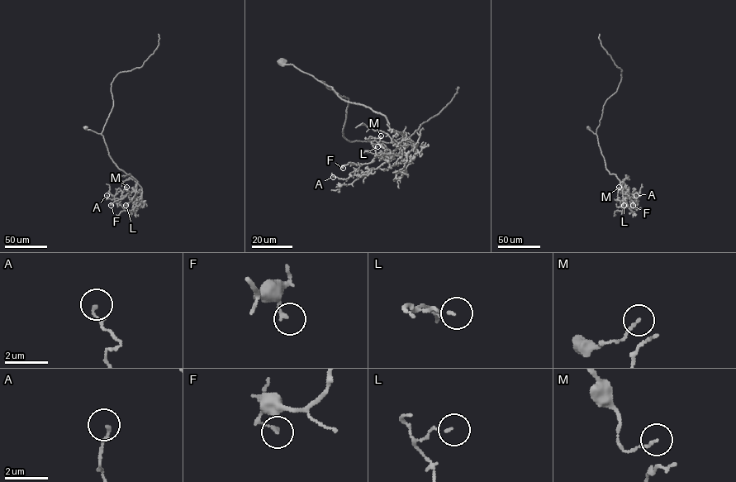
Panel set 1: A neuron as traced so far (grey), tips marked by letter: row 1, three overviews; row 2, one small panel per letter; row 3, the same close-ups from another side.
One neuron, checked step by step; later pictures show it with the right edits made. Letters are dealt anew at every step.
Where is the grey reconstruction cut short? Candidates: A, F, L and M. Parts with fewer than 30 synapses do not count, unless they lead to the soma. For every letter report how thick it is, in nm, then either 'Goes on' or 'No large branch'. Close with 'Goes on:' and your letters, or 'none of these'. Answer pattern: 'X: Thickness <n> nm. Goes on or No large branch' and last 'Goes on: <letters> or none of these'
A: Thickness 140 nm. No large branch
F: Thickness 170 nm. No large branch
L: Thickness 90 nm. No large branch
M: Thickness 140 nm. No large branch
Goes on: none of these

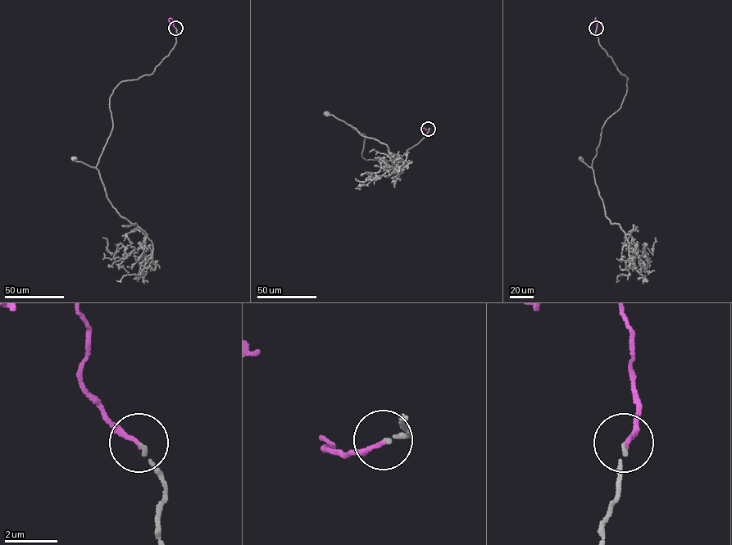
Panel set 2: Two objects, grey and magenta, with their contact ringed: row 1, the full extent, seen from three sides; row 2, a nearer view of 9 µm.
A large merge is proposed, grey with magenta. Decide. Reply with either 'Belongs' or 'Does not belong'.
Belongs

